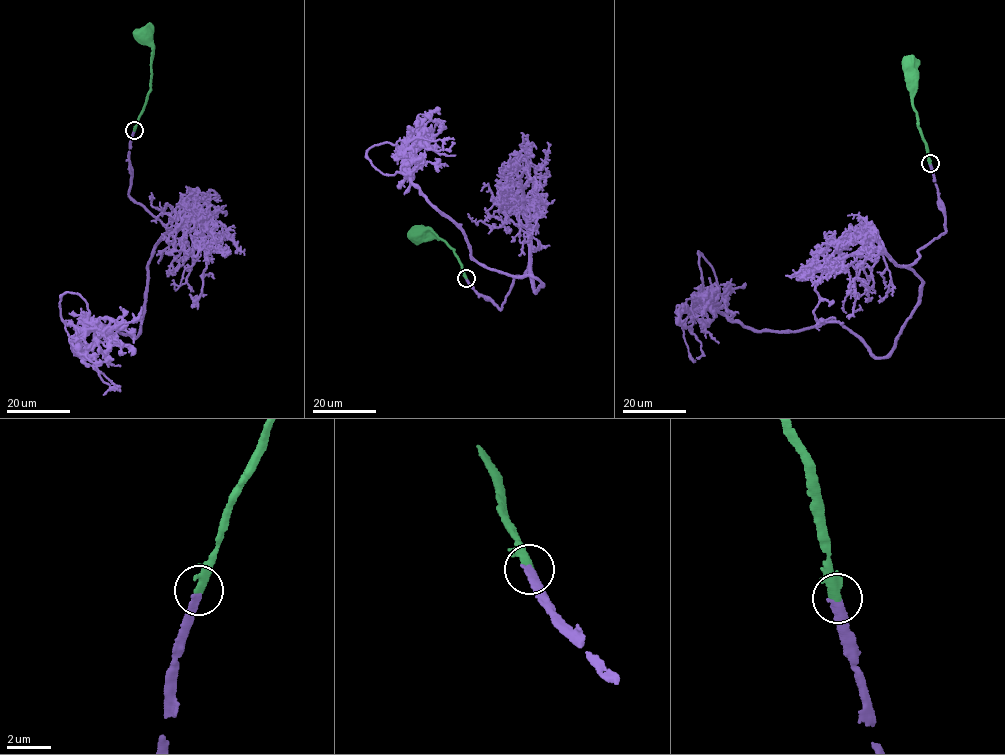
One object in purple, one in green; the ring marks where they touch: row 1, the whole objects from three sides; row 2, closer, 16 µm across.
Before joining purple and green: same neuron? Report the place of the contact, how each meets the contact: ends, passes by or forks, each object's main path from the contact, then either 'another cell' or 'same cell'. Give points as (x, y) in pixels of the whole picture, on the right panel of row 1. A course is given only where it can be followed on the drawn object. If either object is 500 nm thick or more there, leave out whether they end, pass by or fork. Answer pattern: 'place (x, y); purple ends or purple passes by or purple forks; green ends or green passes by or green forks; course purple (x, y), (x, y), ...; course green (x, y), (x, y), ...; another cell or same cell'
place (930, 163); purple ends; green ends; course purple (930, 163), (945, 231), (909, 266), (919, 301), (892, 351), (835, 322), (752, 330), (694, 293), (719, 342); course green (930, 163), (912, 104), (912, 63); same cell

